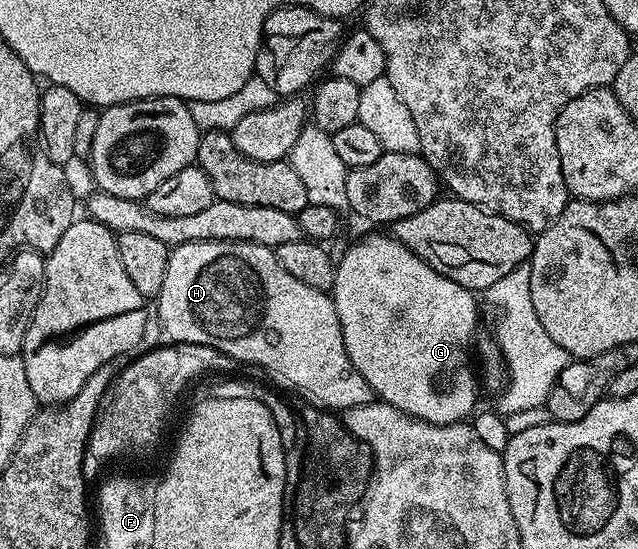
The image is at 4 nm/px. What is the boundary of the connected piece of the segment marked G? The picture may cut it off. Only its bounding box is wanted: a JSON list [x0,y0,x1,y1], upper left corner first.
[329,234,481,424]

